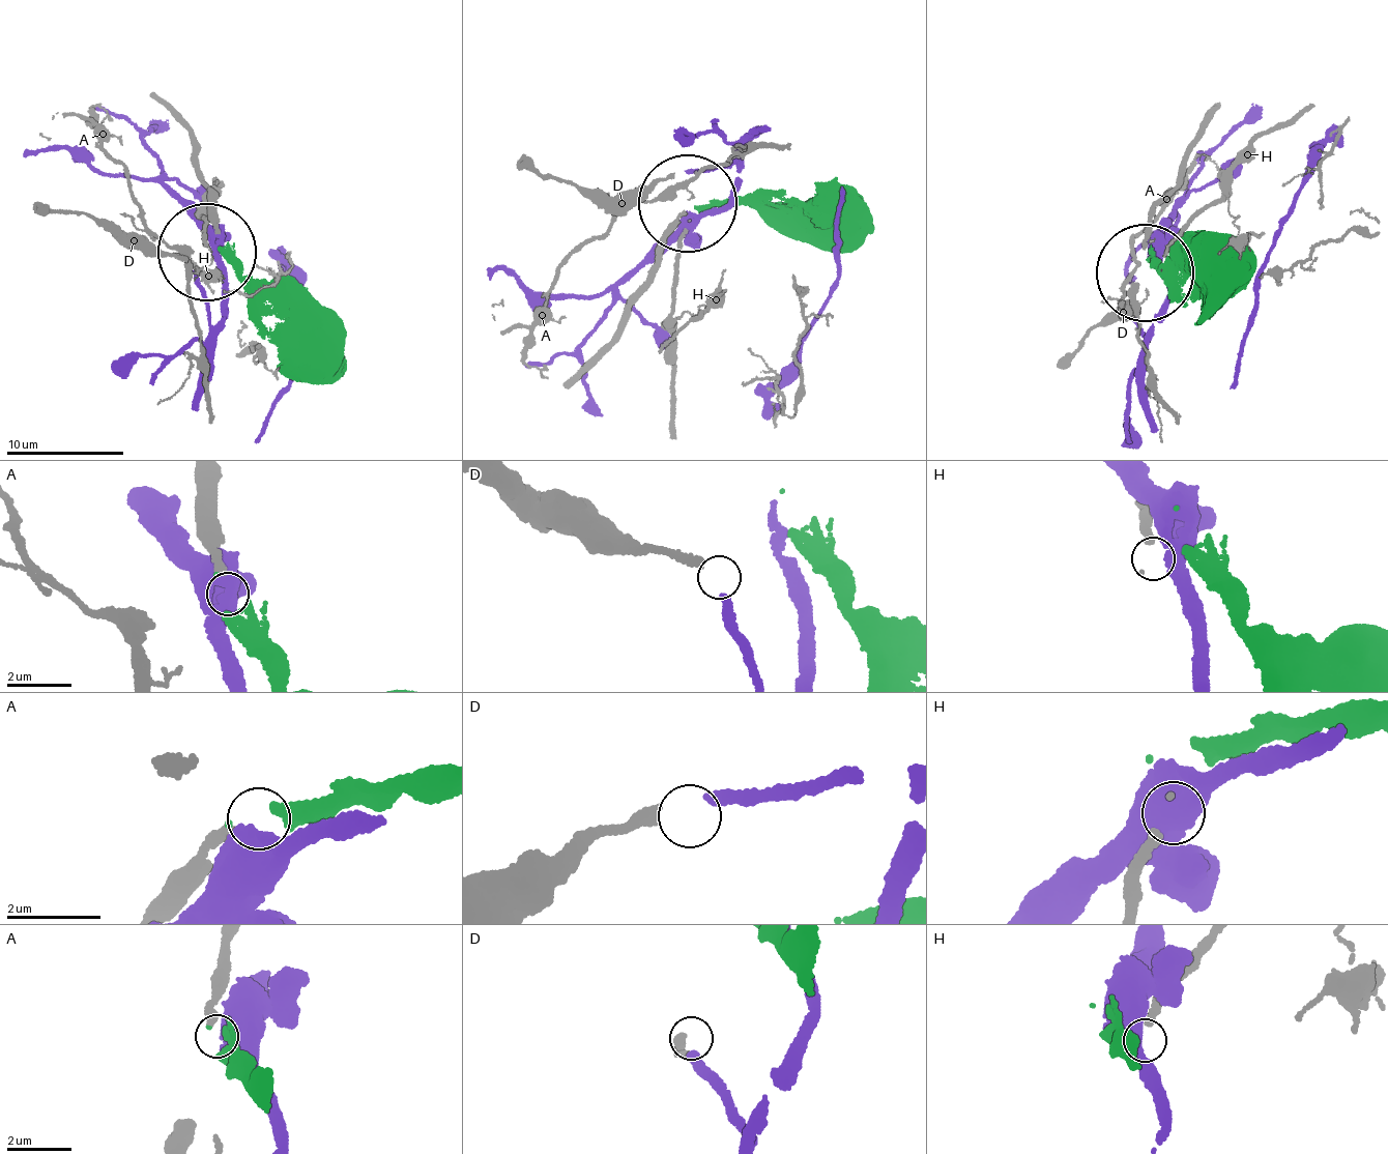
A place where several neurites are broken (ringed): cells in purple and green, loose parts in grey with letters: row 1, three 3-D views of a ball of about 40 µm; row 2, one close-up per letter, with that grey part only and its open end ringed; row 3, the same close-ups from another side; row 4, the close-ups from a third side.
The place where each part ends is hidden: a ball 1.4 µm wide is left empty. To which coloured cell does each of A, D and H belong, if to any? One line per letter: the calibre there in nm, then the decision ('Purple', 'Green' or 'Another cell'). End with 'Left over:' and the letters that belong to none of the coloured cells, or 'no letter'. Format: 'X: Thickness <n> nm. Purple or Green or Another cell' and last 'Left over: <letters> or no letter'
A: Thickness 240 nm. Green
D: Thickness 280 nm. Purple
H: Thickness 40 nm. Another cell
Left over: H

